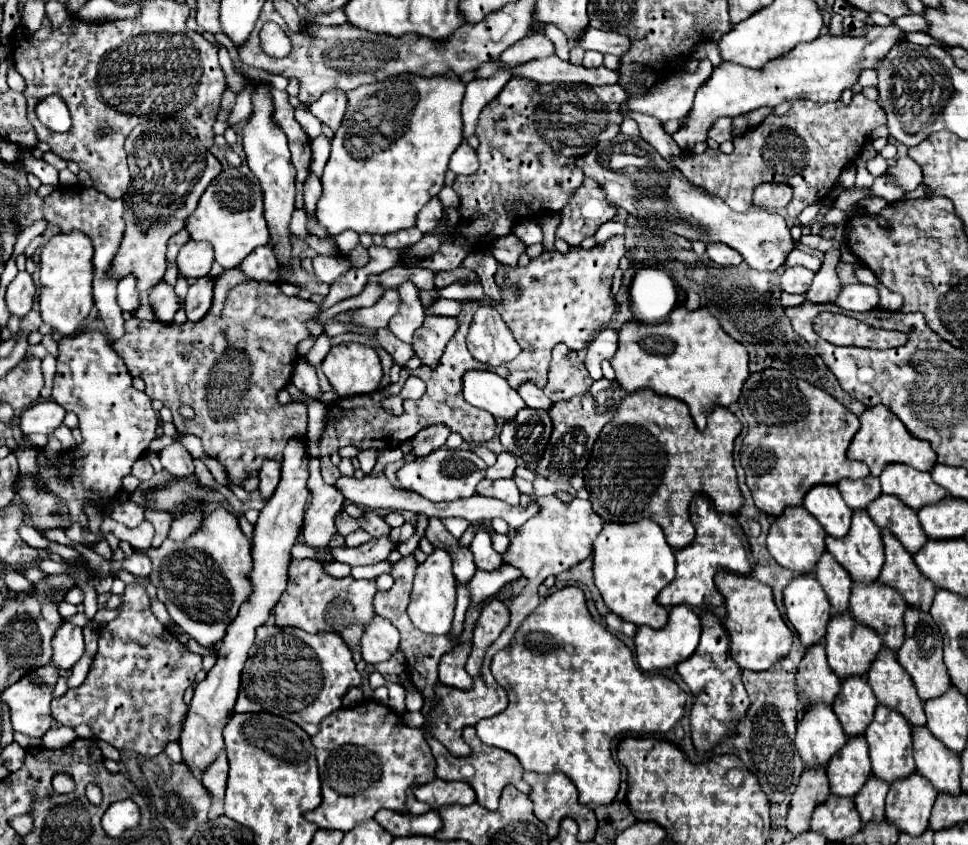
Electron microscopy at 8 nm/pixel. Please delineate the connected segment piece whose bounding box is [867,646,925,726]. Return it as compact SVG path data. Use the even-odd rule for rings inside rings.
M883 646L879 650L877 660L871 662L871 668L867 672L867 682L871 684L879 704L901 712L911 726L925 724L923 702L915 692L911 676L907 676L907 672L899 668L899 662L895 660L891 648Z

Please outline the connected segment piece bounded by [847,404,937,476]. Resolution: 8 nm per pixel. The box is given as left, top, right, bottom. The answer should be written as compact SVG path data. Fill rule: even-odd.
M883 404L879 406L871 406L867 408L861 416L861 428L859 432L853 436L851 444L849 444L849 450L847 450L847 456L851 460L861 460L869 466L871 474L873 476L879 476L883 466L885 464L893 464L893 462L901 462L901 464L909 464L917 470L931 470L933 464L937 462L937 456L931 448L929 442L925 440L919 440L915 436L911 436L907 432L907 428L903 426L903 422L899 422L899 418Z

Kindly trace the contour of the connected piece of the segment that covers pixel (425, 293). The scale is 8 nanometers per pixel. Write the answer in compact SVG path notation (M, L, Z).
M433 288L433 290L419 290L419 300L421 300L421 306L423 306L425 312L433 306L433 302L435 302L437 298L439 298L439 288Z

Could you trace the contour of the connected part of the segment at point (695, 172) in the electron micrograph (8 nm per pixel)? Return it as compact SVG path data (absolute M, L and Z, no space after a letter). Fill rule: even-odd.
M853 94L849 104L843 104L843 100L835 100L827 104L815 104L811 100L795 100L787 114L783 116L769 114L759 126L747 128L747 132L735 136L733 138L735 148L731 154L723 154L719 150L707 150L703 154L687 154L685 160L679 160L679 170L687 180L691 180L691 184L701 186L707 192L719 196L729 208L737 212L747 212L753 208L751 196L755 186L763 182L785 182L793 188L793 200L787 206L787 210L791 218L797 218L807 206L823 200L829 194L829 190L837 184L839 172L847 166L847 162L857 158L871 130L883 124L885 124L883 108L875 100L865 98L863 94Z

